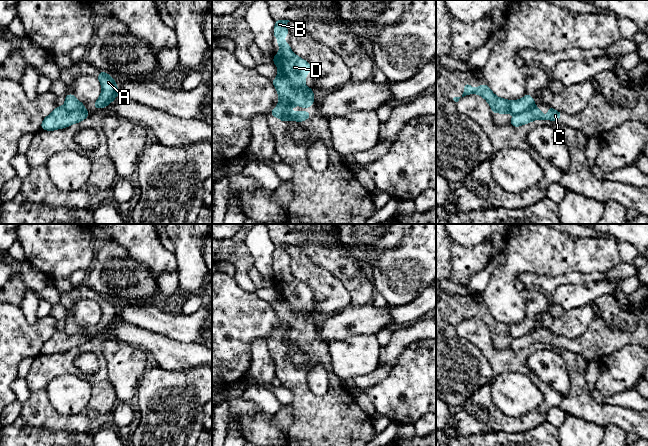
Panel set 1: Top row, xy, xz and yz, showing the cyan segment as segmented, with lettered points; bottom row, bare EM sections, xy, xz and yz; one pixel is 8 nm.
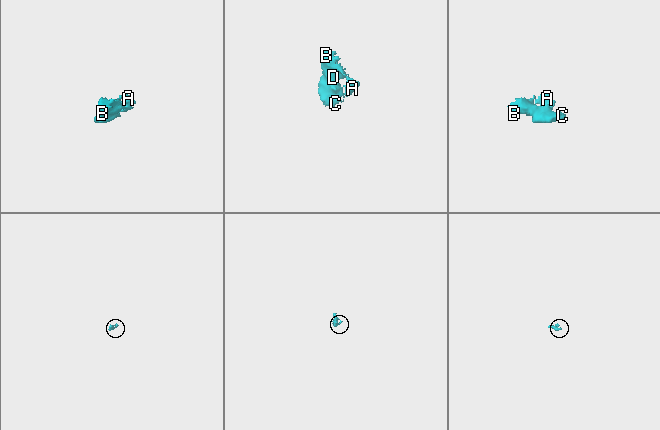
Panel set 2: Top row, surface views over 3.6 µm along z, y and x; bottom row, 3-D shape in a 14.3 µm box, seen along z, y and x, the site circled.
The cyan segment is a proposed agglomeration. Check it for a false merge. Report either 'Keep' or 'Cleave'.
Cleave

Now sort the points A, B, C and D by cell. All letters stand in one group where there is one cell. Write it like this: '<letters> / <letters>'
A B D / C

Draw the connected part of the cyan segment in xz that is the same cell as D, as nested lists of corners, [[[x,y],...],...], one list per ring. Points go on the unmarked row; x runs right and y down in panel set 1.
[[[274,244],[273,259],[277,262],[276,268],[281,271],[273,286],[287,301],[293,312],[305,312],[306,298],[313,294],[310,287],[292,276],[290,269],[283,263],[289,258],[286,248],[289,244]]]

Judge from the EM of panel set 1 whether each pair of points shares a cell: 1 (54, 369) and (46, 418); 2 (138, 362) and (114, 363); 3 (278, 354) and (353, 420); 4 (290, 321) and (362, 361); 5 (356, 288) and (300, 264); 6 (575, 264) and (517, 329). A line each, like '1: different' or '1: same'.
1: same
2: same
3: same
4: different
5: different
6: different

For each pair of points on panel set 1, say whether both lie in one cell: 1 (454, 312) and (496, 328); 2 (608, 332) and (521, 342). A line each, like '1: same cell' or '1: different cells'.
1: same cell
2: same cell

